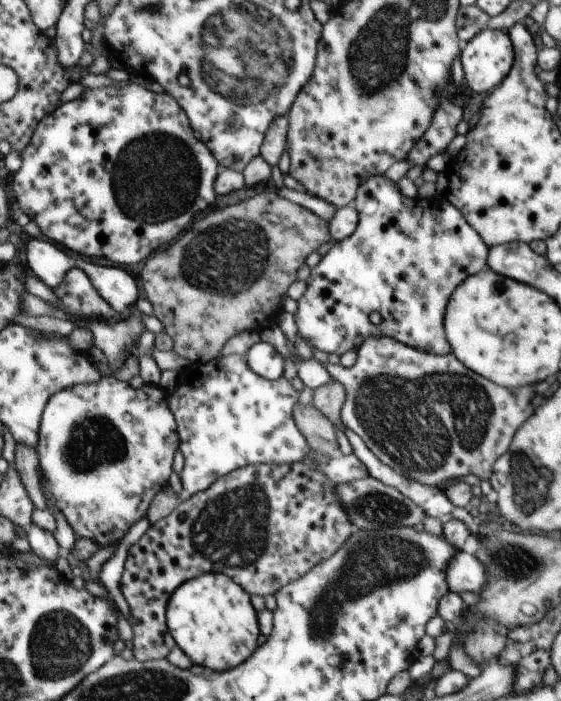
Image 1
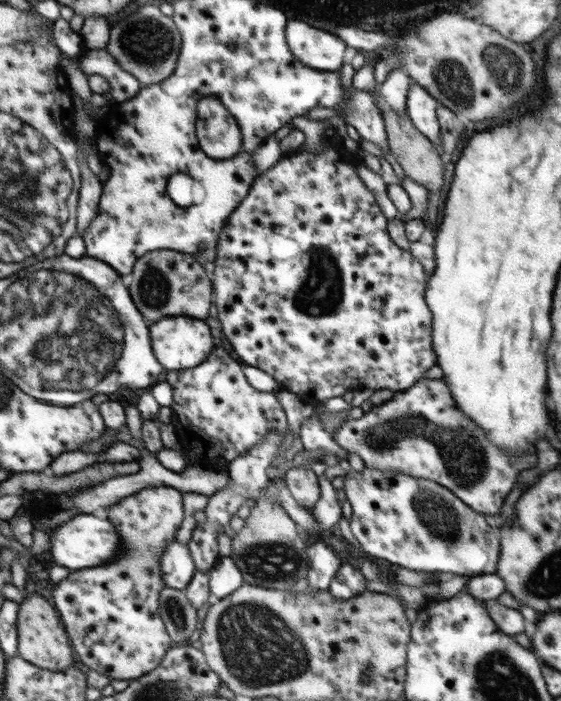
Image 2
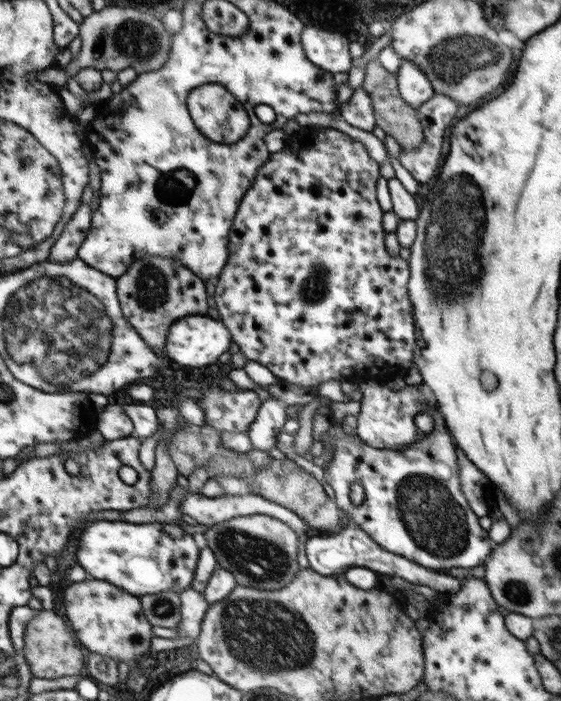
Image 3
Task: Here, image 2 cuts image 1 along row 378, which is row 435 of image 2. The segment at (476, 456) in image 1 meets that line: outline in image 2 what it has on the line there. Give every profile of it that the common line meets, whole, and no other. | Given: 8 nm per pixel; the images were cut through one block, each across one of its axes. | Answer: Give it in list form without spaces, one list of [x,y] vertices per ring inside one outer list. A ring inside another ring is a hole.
[[[428,377],[421,378],[414,386],[407,388],[403,391],[395,391],[393,397],[379,405],[373,405],[370,411],[365,412],[360,419],[347,419],[347,421],[335,432],[333,439],[348,452],[354,452],[364,461],[364,465],[368,468],[375,468],[376,470],[386,470],[390,472],[404,472],[413,476],[414,478],[425,478],[426,480],[433,480],[448,490],[451,490],[464,504],[467,504],[470,508],[473,508],[476,512],[483,515],[499,515],[502,510],[502,505],[506,500],[506,497],[514,484],[517,482],[518,475],[523,470],[528,468],[534,468],[538,462],[538,450],[532,449],[528,451],[528,454],[522,454],[522,456],[508,456],[506,451],[500,450],[495,444],[487,437],[486,433],[483,433],[482,429],[468,416],[465,415],[457,406],[454,397],[451,395],[449,386],[444,379],[429,379]]]

